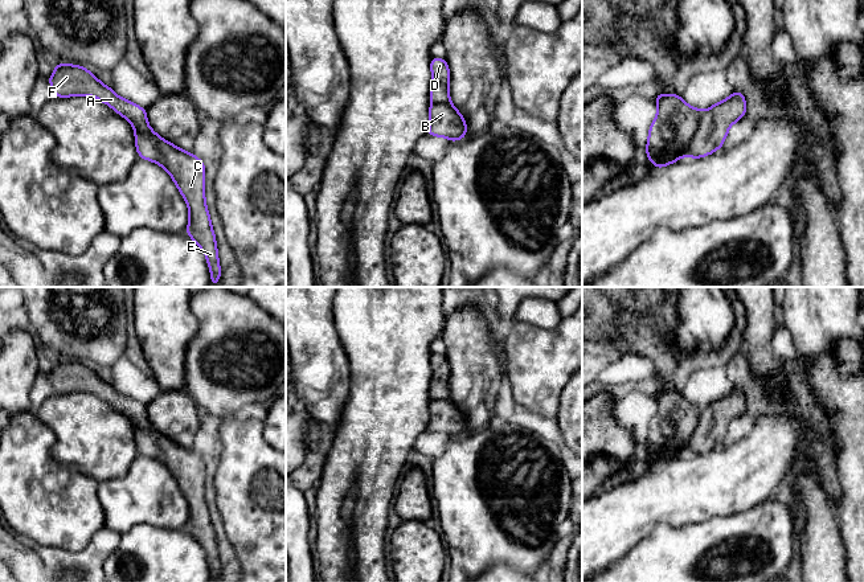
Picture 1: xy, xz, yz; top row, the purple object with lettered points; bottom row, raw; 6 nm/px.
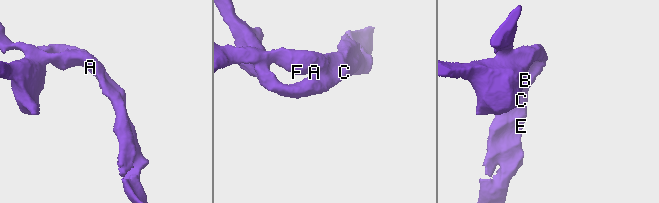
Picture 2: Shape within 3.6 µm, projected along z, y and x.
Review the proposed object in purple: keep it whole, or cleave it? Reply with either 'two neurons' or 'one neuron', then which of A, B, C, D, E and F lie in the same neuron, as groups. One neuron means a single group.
one neuron | A B C D E F

